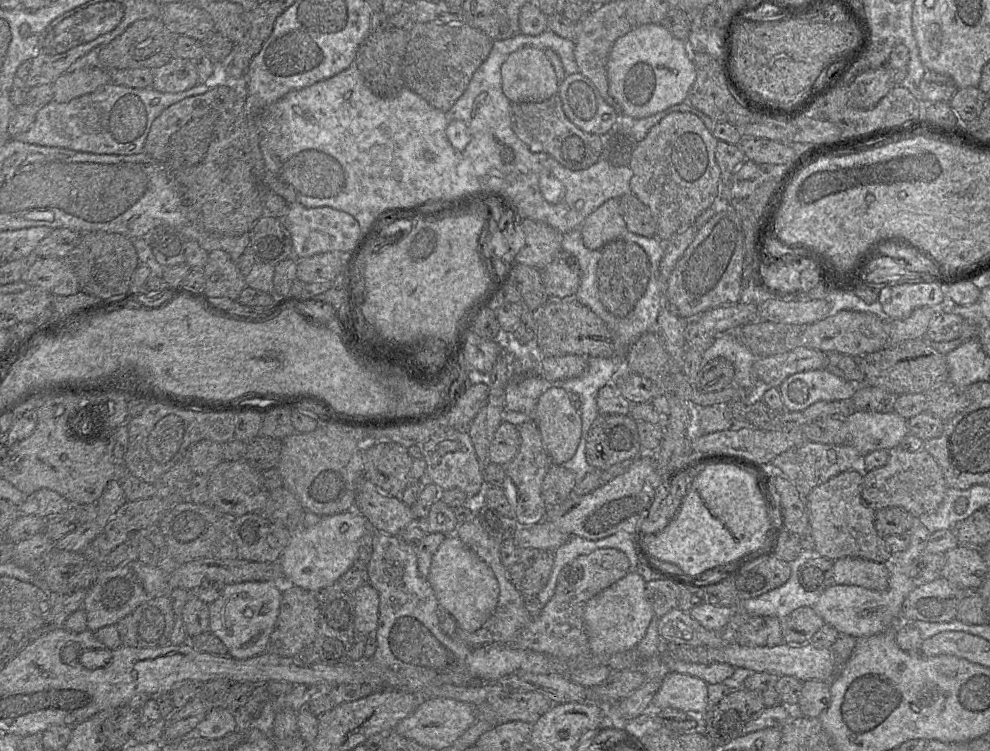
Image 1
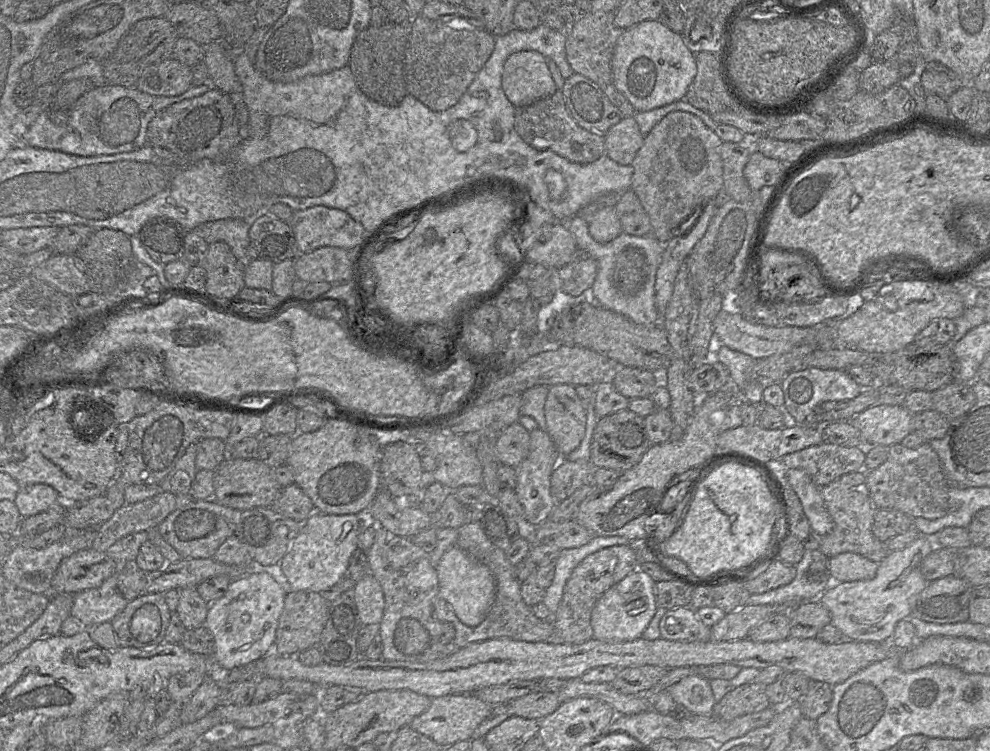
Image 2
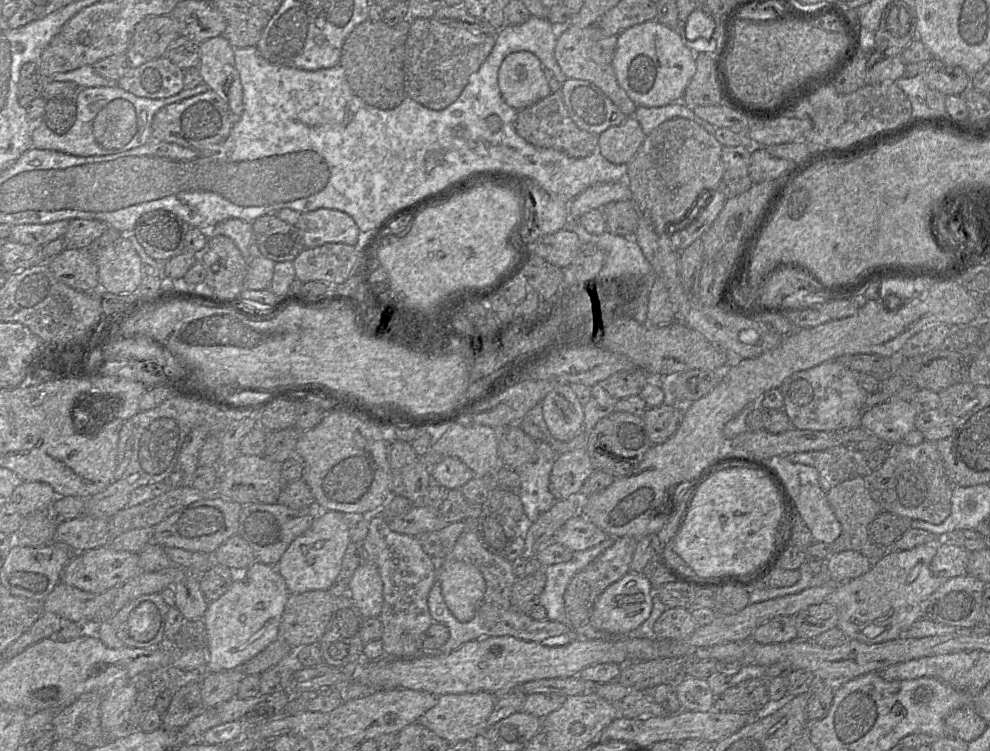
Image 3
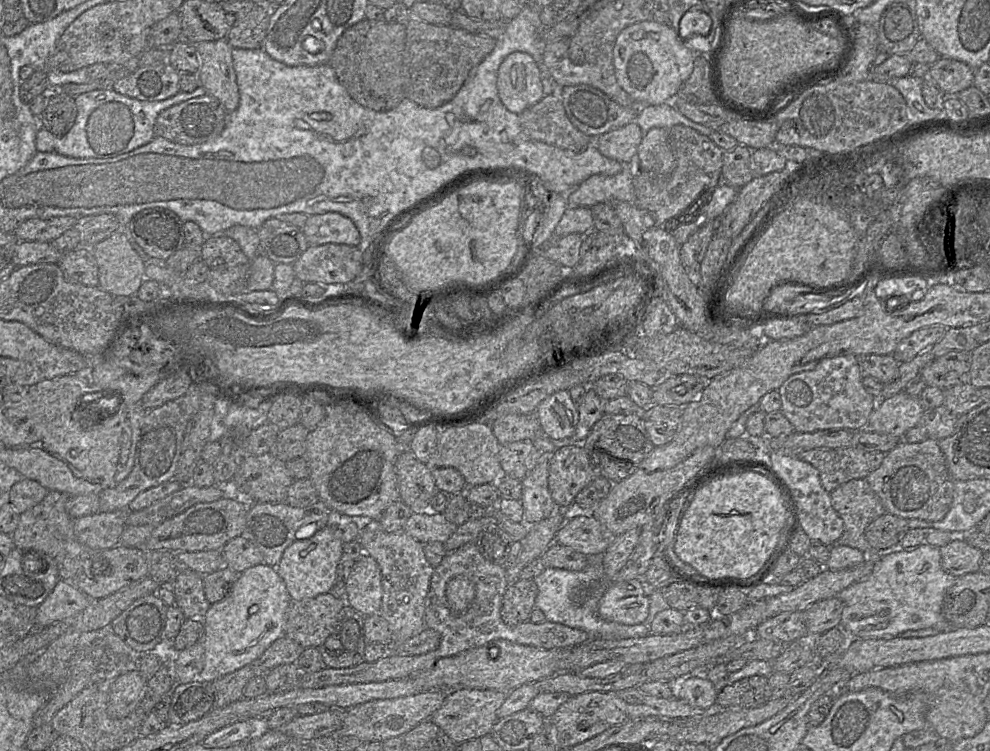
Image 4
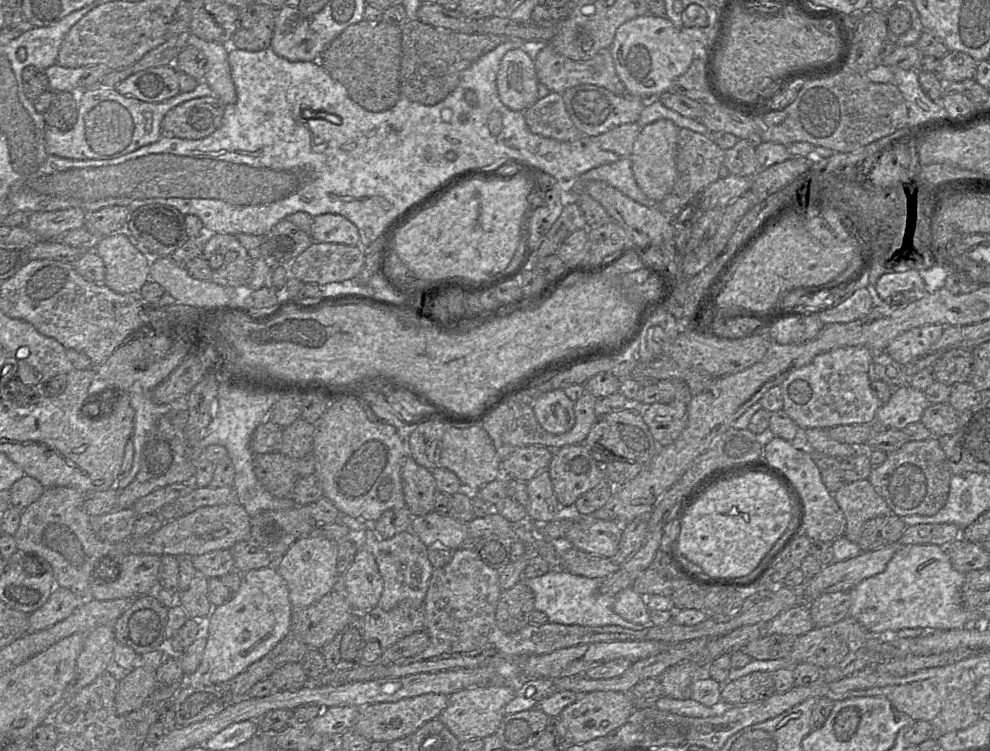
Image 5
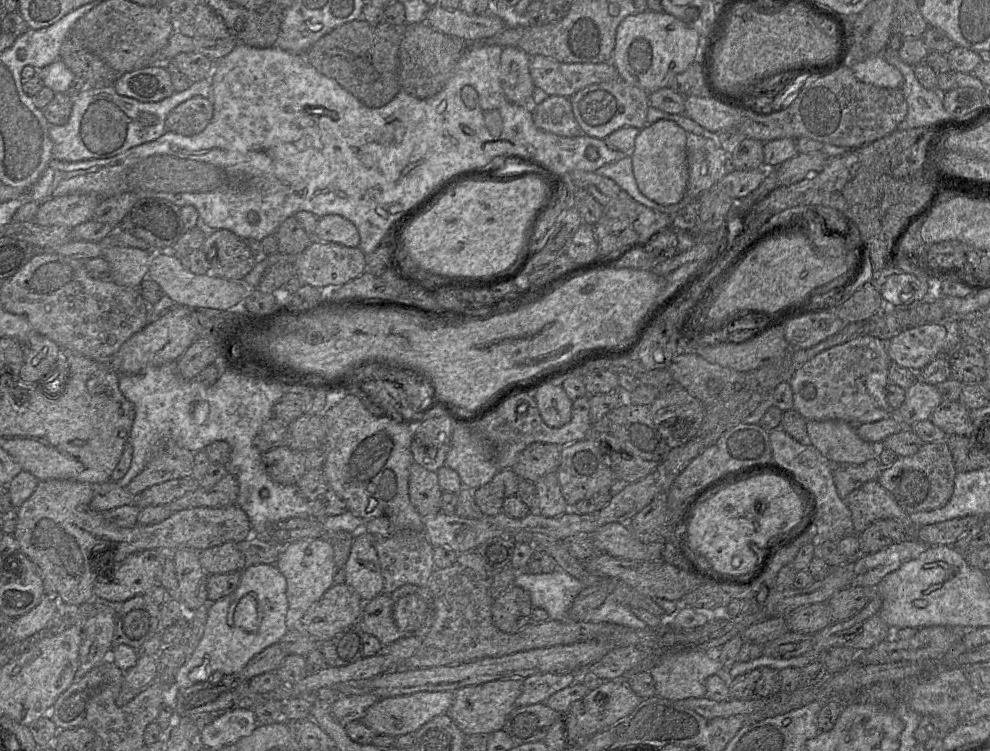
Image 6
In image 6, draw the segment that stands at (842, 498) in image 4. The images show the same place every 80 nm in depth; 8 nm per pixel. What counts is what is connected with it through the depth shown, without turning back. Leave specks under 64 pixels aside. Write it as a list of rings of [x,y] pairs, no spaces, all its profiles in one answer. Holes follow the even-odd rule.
[[[870,480],[855,489],[844,502],[851,511],[855,535],[877,520],[895,519],[909,522],[909,514],[877,480]]]

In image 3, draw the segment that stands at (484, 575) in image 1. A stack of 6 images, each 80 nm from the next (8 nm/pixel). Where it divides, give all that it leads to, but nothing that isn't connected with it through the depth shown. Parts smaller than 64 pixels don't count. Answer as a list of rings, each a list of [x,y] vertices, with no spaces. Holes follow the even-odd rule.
[[[442,560],[437,567],[443,599],[457,620],[469,622],[484,597],[486,584],[482,573],[472,564]]]

